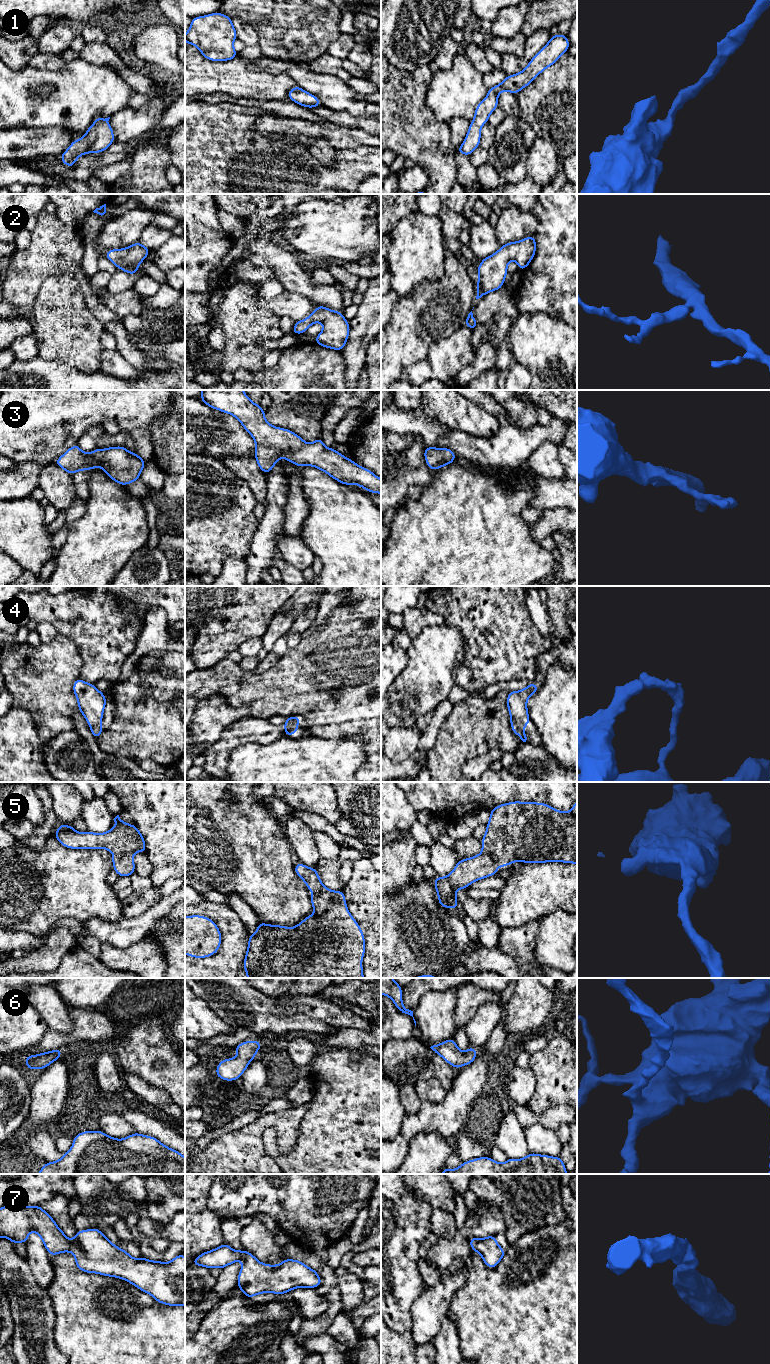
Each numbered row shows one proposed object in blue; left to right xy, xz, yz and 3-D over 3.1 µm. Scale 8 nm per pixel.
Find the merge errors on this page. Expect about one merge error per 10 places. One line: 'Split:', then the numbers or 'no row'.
Split: no row

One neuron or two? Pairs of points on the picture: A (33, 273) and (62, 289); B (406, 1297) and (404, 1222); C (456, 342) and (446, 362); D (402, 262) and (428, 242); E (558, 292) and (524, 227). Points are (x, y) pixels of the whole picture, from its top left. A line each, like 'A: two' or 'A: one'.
A: two
B: one
C: one
D: one
E: two

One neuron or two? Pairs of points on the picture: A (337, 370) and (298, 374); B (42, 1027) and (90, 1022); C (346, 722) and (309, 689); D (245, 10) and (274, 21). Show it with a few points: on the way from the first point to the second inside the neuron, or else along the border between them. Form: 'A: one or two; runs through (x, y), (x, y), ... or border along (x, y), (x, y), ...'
A: one; runs through (327, 370), (308, 374)
B: two; border along (49, 1029), (31, 1046)
C: one; runs through (337, 713), (318, 694)
D: one; runs through (252, 10), (263, 10), (267, 14)

